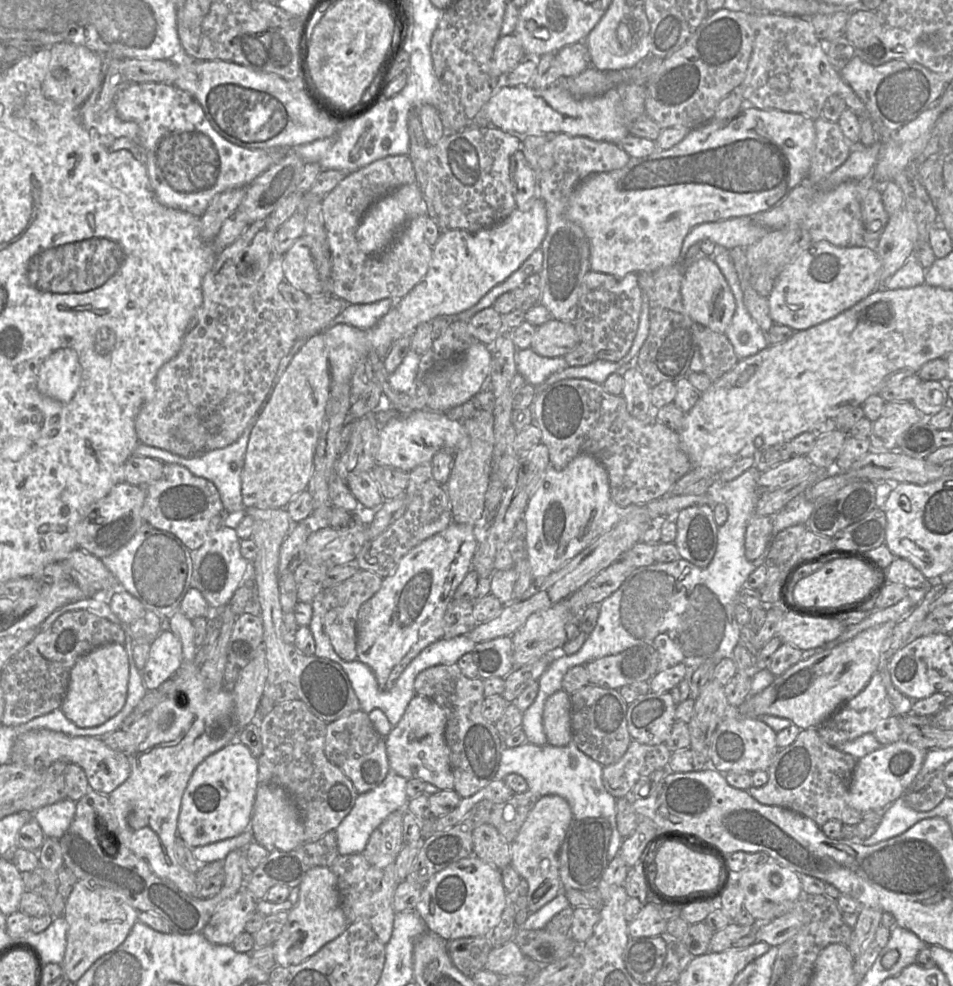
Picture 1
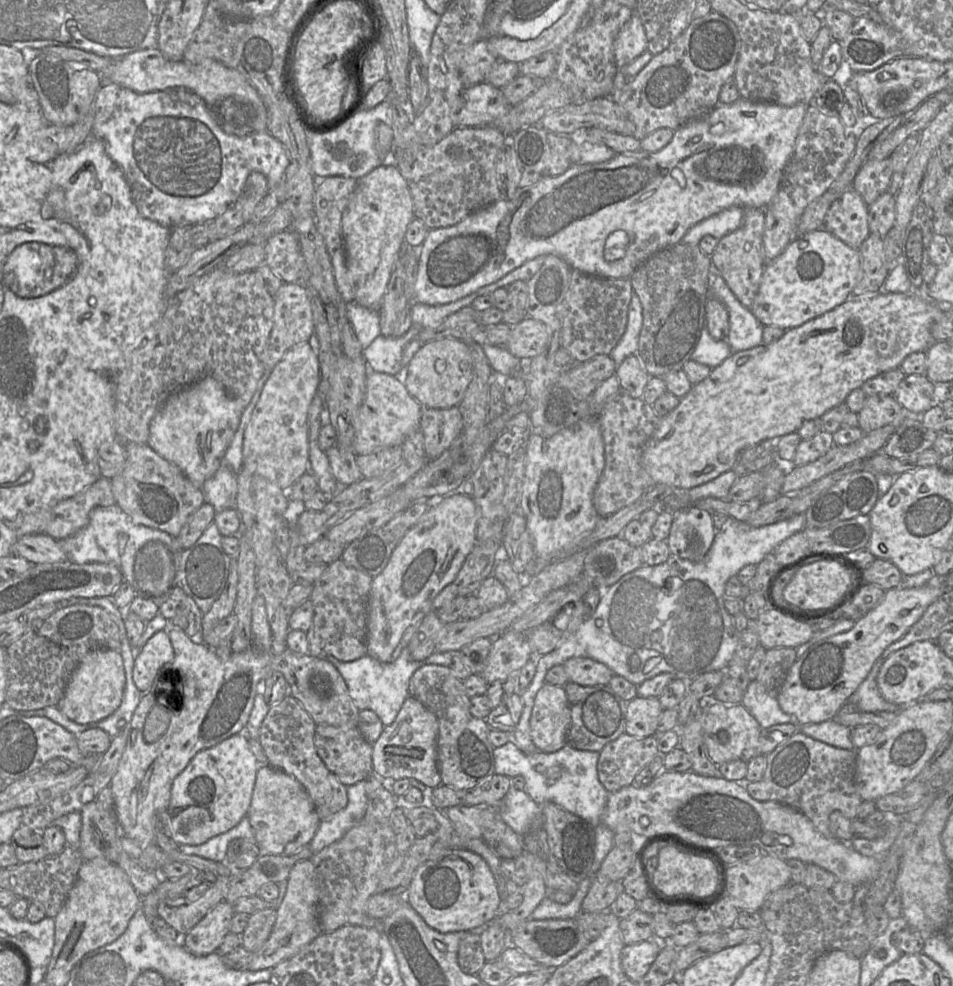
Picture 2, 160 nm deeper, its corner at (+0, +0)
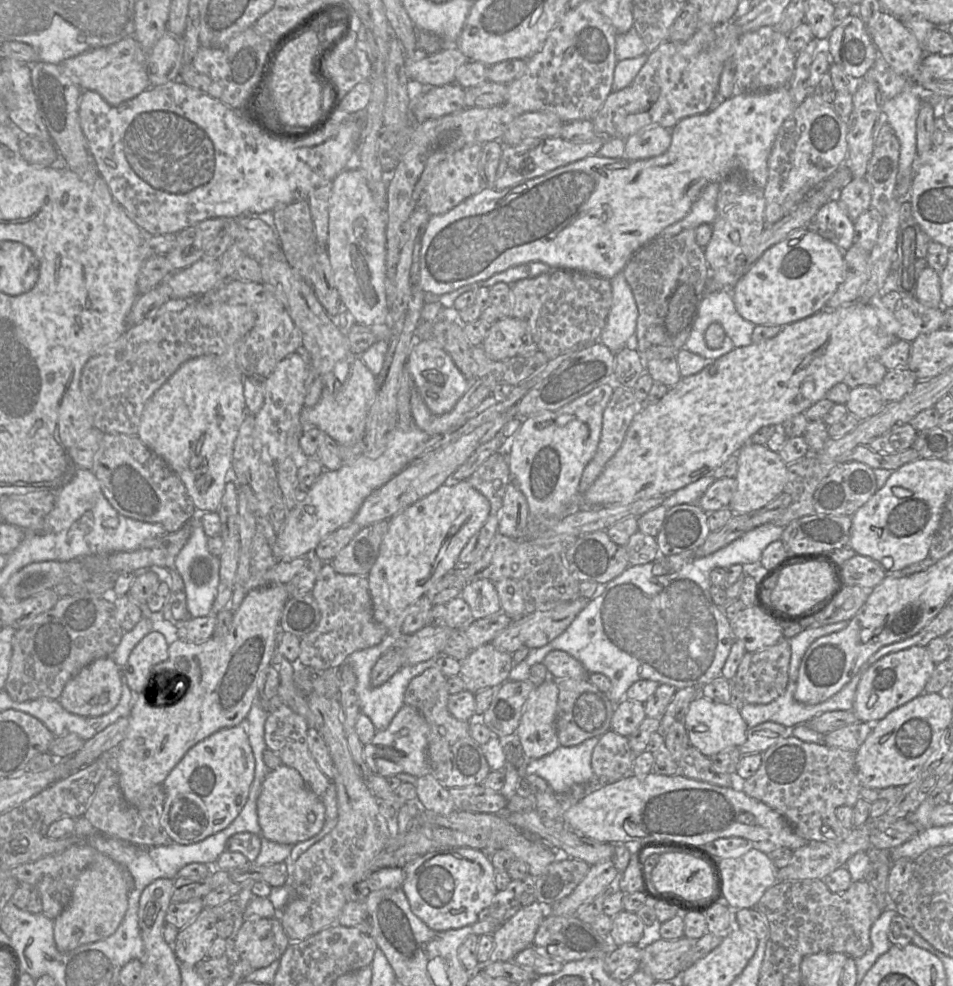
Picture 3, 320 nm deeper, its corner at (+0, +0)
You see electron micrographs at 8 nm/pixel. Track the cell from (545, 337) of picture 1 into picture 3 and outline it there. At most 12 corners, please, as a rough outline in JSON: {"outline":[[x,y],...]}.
{"outline":[[500,318],[481,347],[493,360],[520,355],[527,322]]}

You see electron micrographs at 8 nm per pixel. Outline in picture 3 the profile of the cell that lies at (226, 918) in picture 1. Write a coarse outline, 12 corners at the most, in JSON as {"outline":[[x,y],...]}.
{"outline":[[205,907],[179,930],[173,945],[180,963],[207,958],[217,916]]}

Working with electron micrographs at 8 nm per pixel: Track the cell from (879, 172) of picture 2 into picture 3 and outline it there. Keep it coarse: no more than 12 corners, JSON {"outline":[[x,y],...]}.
{"outline":[[866,178],[853,179],[838,194],[854,223],[871,208]]}

